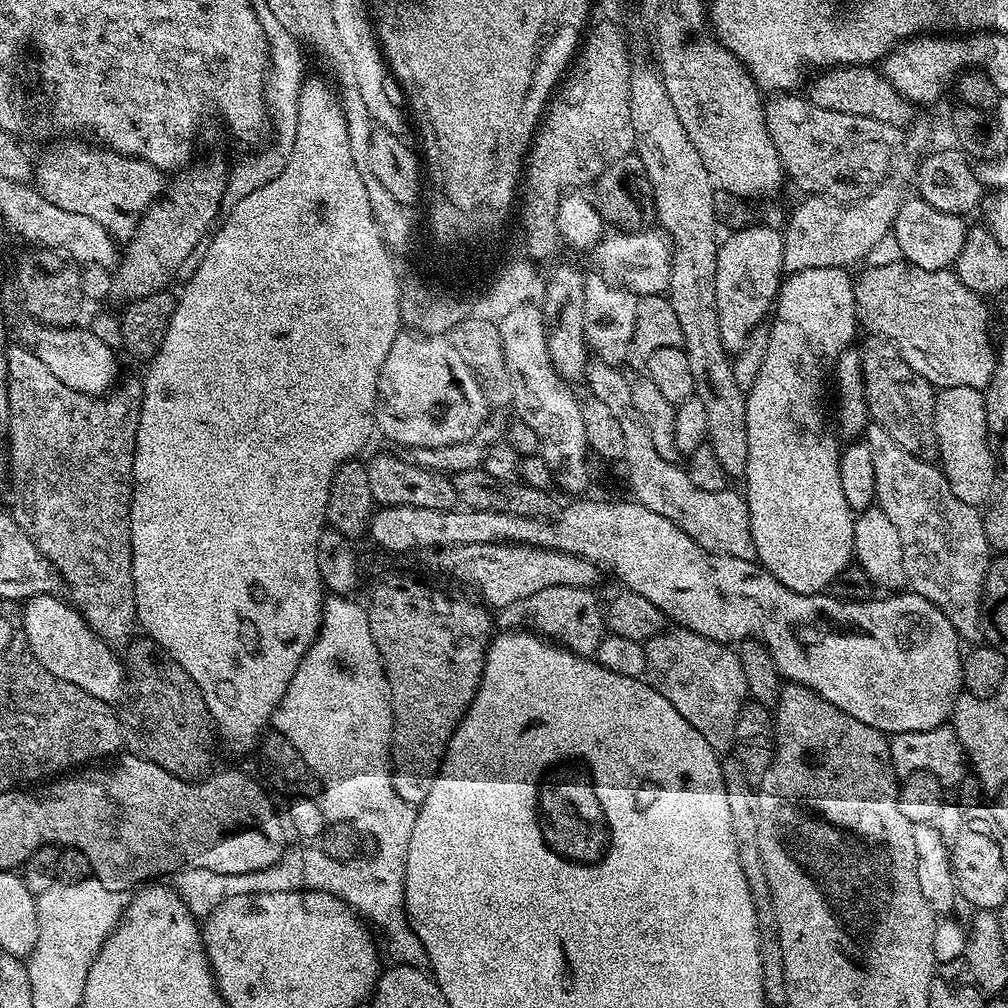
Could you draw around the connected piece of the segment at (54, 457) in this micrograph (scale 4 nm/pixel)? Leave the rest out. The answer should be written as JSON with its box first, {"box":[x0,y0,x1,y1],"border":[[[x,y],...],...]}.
{"box":[8,346,144,646],"border":[[[12,346],[8,349],[8,476],[12,479],[12,489],[8,492],[10,511],[14,522],[18,522],[21,530],[38,546],[38,550],[46,557],[56,571],[60,573],[60,579],[66,585],[67,595],[71,603],[75,605],[84,621],[92,627],[97,636],[101,636],[107,644],[113,646],[127,645],[133,635],[132,624],[137,623],[136,599],[134,598],[134,578],[132,577],[132,543],[130,542],[130,510],[132,509],[132,467],[134,466],[134,450],[136,449],[136,435],[138,434],[138,422],[140,421],[140,402],[144,395],[144,385],[139,379],[119,381],[115,390],[109,391],[104,396],[87,396],[84,392],[70,390],[38,358],[34,353],[23,346]]]}

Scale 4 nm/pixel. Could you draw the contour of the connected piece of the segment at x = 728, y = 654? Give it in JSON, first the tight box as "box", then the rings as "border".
{"box":[644,626,749,754],"border":[[[679,626],[669,627],[658,633],[653,640],[644,644],[646,654],[646,680],[652,687],[710,742],[712,749],[717,754],[724,754],[732,748],[734,738],[734,722],[740,713],[740,707],[749,699],[748,687],[746,686],[746,674],[742,674],[742,662],[739,655],[731,647],[725,646],[705,636],[694,634],[689,628]]]}

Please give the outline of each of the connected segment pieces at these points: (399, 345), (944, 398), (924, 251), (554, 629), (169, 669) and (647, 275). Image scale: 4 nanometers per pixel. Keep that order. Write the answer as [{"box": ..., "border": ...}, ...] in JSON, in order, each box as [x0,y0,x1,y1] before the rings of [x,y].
[{"box":[376,330,489,449],"border":[[[411,330],[396,335],[380,367],[376,410],[379,435],[404,444],[405,449],[457,445],[469,440],[489,415],[486,398],[451,339]]]},{"box":[932,386,996,506],"border":[[[968,386],[939,389],[932,412],[932,431],[936,436],[936,454],[940,456],[939,467],[954,495],[970,506],[983,505],[991,497],[996,483],[995,456],[988,439],[983,391]]]},{"box":[892,198,969,272],"border":[[[919,198],[905,199],[892,224],[892,232],[897,238],[899,255],[907,263],[918,266],[922,270],[934,270],[935,272],[951,269],[955,265],[956,258],[968,237],[968,229],[969,225],[966,223],[965,217],[934,210],[934,206],[930,206],[930,202]]]},{"box":[522,586,606,657],"border":[[[550,586],[546,590],[538,590],[538,594],[530,594],[530,598],[522,601],[524,616],[528,619],[527,627],[531,631],[545,637],[551,638],[561,648],[567,648],[568,651],[586,656],[595,657],[598,650],[598,642],[606,635],[606,612],[600,608],[600,600],[595,596],[592,588],[579,588],[578,586]]]},{"box":[118,639,214,781],"border":[[[133,639],[126,648],[126,695],[118,708],[120,729],[124,735],[123,747],[133,756],[154,762],[154,766],[162,766],[162,770],[174,774],[180,780],[199,781],[213,767],[214,721],[208,712],[206,698],[202,698],[202,690],[194,678],[190,678],[190,674],[186,674],[186,670],[182,670],[182,666],[178,666],[178,662],[174,662],[174,658],[170,658],[170,654],[158,646],[158,642],[139,639]]]},{"box":[598,230,673,298],"border":[[[612,230],[605,235],[598,245],[600,268],[609,281],[618,282],[619,287],[628,289],[637,298],[641,296],[658,296],[667,293],[670,282],[673,245],[663,231],[641,230],[625,232]]]}]

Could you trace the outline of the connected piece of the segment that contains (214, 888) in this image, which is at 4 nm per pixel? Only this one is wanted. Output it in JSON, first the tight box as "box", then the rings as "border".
{"box":[174,847,305,918],"border":[[[289,847],[280,855],[279,862],[262,870],[254,870],[250,874],[214,874],[214,870],[185,868],[175,877],[174,887],[193,916],[206,918],[211,912],[218,910],[222,902],[228,901],[229,898],[238,898],[242,894],[282,894],[301,891],[304,888],[305,867],[303,854],[298,849]]]}

